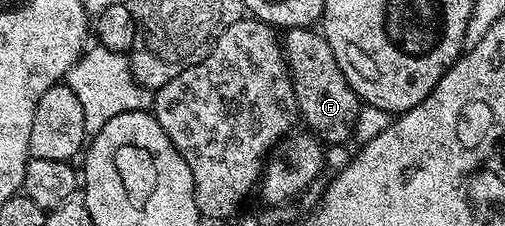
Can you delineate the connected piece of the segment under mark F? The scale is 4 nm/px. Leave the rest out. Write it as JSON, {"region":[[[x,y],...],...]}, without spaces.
{"region":[[[295,26],[284,34],[284,53],[290,67],[290,77],[294,84],[294,96],[298,100],[301,117],[311,131],[323,143],[346,142],[355,137],[355,126],[360,109],[360,99],[348,84],[328,40],[314,28]]]}

